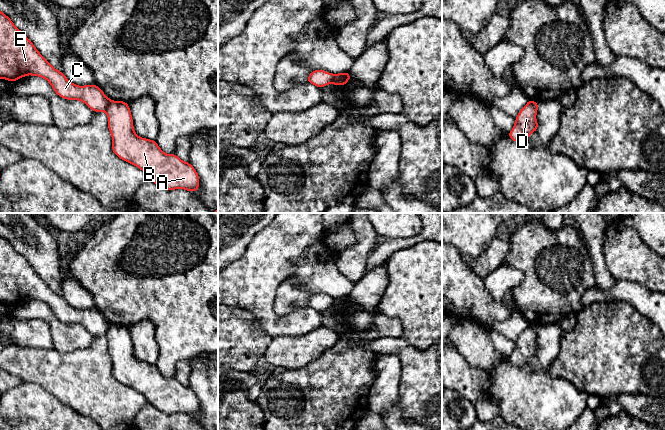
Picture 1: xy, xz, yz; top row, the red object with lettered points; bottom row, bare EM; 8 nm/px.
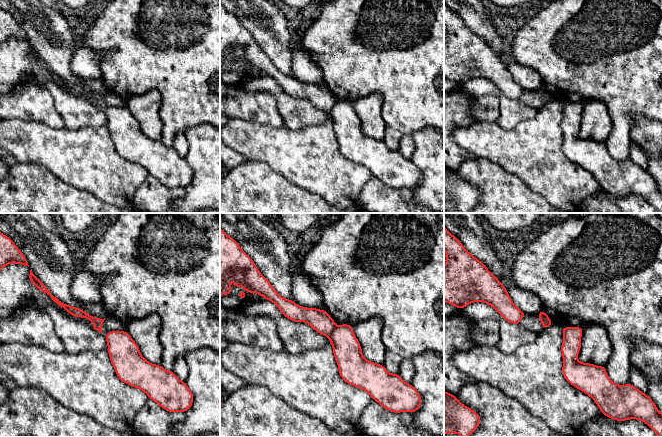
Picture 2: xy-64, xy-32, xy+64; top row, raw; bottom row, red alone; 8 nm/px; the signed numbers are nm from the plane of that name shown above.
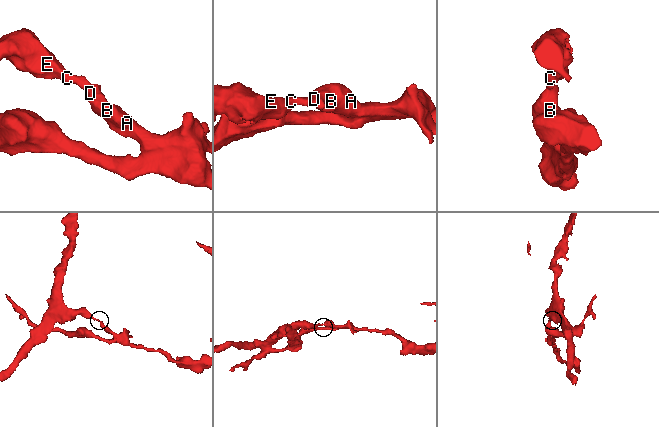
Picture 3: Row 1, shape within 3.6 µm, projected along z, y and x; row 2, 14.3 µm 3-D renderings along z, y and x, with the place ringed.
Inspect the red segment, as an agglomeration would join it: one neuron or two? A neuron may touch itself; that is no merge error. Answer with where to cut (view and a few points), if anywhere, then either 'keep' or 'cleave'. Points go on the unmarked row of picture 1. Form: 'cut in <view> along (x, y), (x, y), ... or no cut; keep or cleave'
cut in xy along (110, 324), (104, 334); cleave

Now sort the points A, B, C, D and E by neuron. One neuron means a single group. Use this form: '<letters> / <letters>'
A B D / C E

